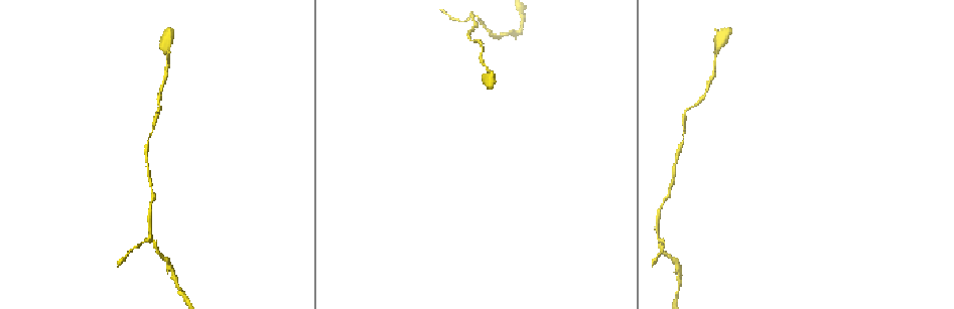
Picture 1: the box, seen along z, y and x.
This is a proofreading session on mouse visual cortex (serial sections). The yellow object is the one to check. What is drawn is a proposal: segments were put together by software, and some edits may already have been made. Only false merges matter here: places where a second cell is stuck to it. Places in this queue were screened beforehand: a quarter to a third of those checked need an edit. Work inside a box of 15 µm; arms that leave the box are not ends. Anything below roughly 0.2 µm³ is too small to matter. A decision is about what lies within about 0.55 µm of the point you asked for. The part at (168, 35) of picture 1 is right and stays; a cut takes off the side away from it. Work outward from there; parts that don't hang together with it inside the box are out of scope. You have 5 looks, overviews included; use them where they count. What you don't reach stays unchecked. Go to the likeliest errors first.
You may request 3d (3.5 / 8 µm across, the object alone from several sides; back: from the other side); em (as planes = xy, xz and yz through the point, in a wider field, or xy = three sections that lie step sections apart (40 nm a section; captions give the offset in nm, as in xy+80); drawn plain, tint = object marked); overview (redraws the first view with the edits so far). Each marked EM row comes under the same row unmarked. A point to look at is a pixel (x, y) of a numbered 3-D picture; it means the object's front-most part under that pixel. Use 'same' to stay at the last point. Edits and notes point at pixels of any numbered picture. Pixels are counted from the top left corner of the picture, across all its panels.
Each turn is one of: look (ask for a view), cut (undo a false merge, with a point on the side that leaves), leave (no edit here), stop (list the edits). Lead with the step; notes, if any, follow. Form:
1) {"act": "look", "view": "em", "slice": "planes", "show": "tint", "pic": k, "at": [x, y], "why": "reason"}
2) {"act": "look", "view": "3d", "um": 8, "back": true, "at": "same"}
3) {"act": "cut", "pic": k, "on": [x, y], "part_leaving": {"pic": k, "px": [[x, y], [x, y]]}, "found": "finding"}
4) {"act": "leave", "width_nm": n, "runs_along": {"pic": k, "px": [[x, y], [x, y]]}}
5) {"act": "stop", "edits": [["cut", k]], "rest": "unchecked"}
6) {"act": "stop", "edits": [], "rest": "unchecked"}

{"act": "look", "view": "3d", "um": 3.5, "back": true, "pic": 1, "at": [472, 40], "why": "thin neck"}

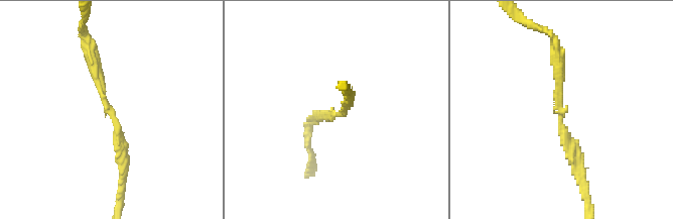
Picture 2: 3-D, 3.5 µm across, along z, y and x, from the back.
{"act": "look", "view": "em", "slice": "xy", "step": 2, "show": "tint", "pic": 2, "at": [342, 111], "arm_widths_nm": [200, 200], "why": "now the EM"}

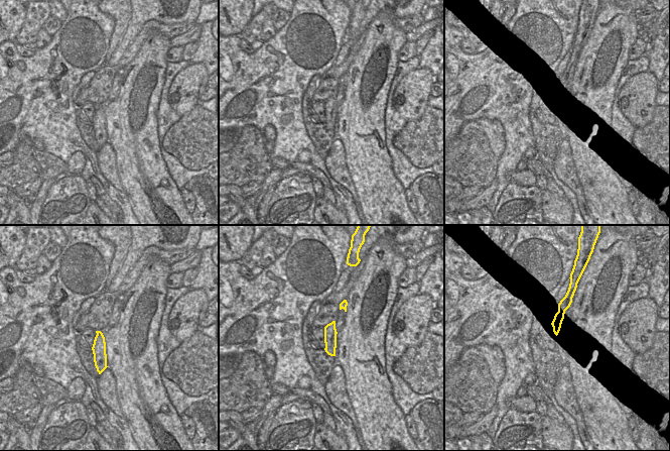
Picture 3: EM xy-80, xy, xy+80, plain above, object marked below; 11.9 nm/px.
{"act": "leave", "runs_along": {"pic": 2, "px": [[93, 63], [118, 128], [121, 184]]}, "found": "continuous, no second cell"}

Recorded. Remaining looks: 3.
{"act": "look", "view": "3d", "um": 3.5, "pic": 1, "at": [476, 15], "why": "a narrow waist"}

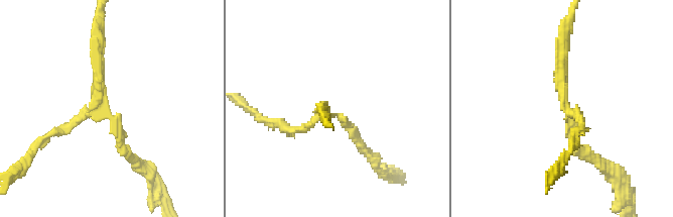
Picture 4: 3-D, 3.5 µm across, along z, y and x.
{"act": "look", "view": "em", "slice": "xy", "step": 2, "show": "tint", "pic": 4, "at": [112, 115], "why": "shape alone is not enough"}

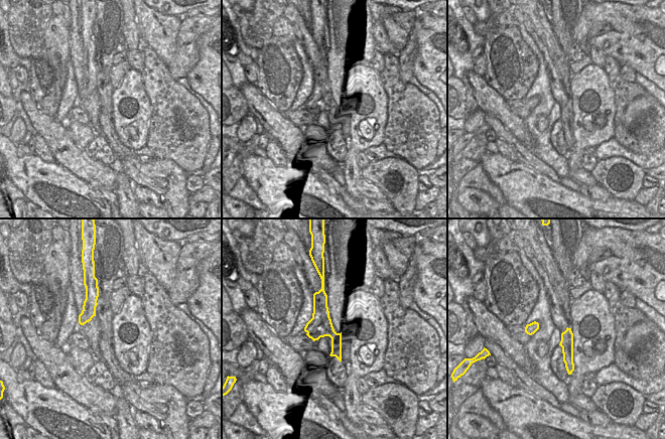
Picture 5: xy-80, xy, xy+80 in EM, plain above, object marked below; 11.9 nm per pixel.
{"act": "cut", "pic": 4, "on": [353, 131], "found": "two cells meet here"}

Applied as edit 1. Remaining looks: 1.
{"act": "stop", "edits": [["cut", 4]], "rest": "unchecked"}

